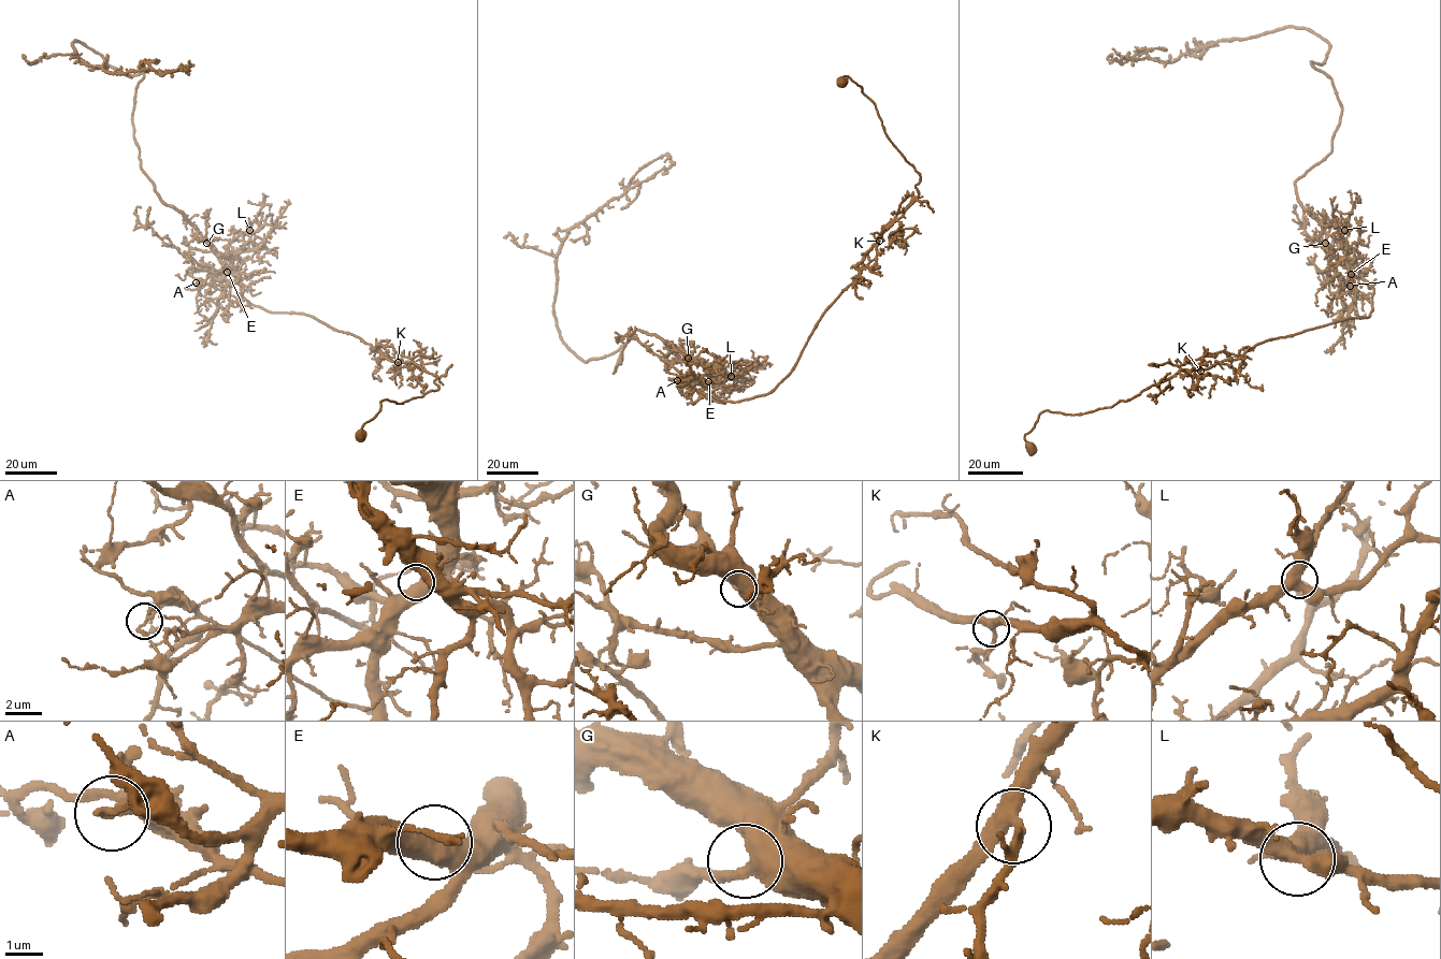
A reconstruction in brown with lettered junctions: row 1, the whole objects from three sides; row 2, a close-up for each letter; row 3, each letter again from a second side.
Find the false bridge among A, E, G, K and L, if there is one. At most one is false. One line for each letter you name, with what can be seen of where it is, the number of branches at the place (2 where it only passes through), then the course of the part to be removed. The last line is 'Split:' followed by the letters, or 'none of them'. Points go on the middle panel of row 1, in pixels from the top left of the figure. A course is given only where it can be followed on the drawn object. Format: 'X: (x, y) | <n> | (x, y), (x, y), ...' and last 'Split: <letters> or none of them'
A: (677, 380) | 2 | (677, 380), (722, 401), (768, 394), (917, 198), (920, 176), (876, 105), (847, 76), (841, 85)
Split: A

